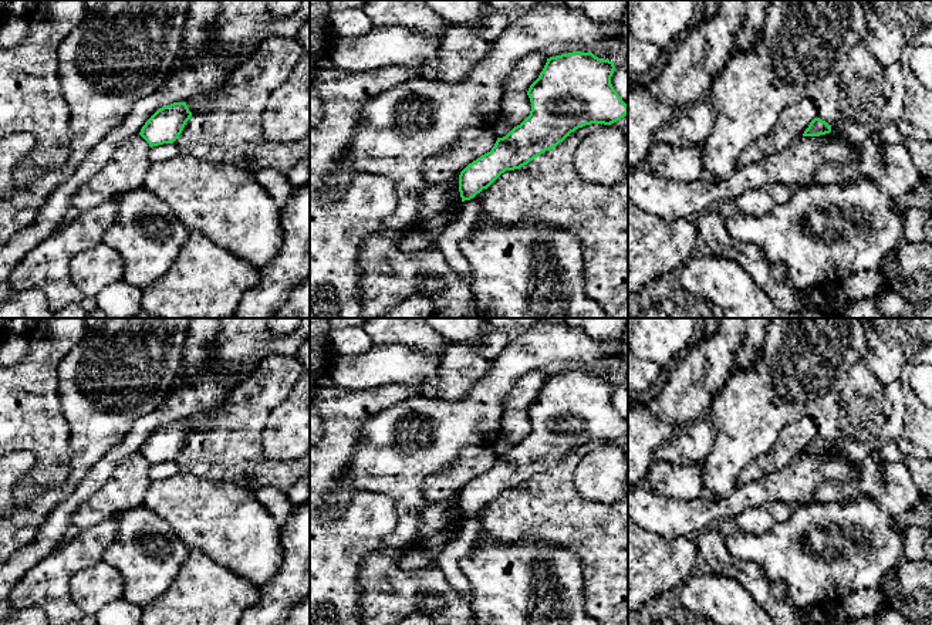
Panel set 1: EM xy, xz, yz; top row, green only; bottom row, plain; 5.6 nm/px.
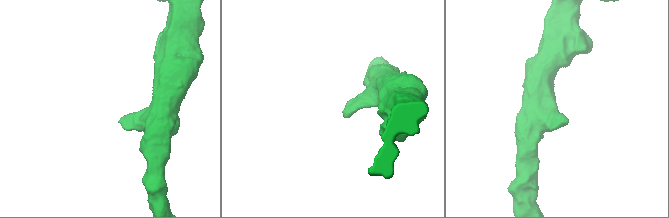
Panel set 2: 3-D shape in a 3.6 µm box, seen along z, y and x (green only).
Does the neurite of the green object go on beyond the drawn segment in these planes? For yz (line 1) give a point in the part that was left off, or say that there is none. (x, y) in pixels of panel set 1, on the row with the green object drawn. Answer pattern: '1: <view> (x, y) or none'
1: none

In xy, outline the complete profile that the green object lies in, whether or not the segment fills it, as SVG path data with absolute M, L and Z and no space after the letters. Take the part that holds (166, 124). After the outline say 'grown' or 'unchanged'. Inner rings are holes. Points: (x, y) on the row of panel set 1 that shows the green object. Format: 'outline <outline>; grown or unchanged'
outline M173 102L159 108L142 126L139 135L149 143L158 146L173 143L182 134L192 112L186 102Z; unchanged

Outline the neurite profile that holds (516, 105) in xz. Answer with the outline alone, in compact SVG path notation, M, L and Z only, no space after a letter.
M510 91L506 92L502 99L502 114L509 125L520 125L531 111L531 102L526 91Z

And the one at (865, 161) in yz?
M875 135L869 136L864 143L852 148L847 163L823 163L813 176L813 186L845 185L879 176L884 172L882 149L884 142Z

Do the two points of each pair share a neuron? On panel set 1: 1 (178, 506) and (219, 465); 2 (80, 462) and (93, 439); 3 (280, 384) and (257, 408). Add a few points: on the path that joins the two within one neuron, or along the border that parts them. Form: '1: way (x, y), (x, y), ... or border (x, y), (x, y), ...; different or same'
1: border (183, 472), (205, 479), (225, 480), (237, 486); different
2: way (83, 456), (88, 445); same
3: way (274, 389), (262, 402); same

